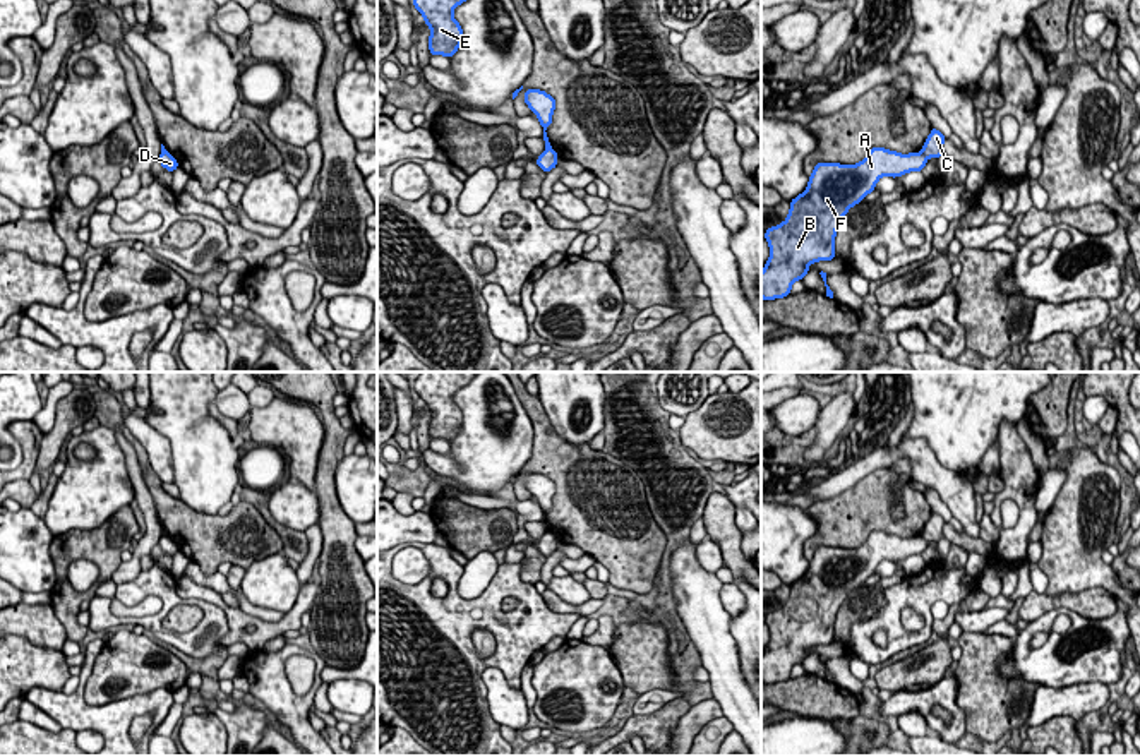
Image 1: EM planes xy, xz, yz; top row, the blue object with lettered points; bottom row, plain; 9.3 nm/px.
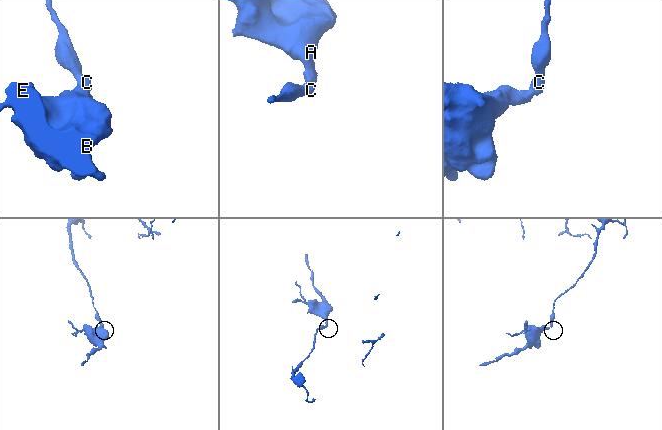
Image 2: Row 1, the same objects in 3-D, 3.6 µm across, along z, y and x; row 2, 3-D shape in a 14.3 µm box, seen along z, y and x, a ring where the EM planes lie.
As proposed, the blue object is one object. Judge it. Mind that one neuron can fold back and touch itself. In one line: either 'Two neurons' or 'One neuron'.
Two neurons

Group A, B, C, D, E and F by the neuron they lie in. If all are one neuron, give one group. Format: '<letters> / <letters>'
A B D E F / C

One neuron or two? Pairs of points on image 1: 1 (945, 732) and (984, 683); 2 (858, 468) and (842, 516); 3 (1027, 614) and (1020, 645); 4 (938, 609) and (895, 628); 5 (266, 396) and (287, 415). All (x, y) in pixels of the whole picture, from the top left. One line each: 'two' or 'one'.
1: two
2: two
3: two
4: two
5: two

